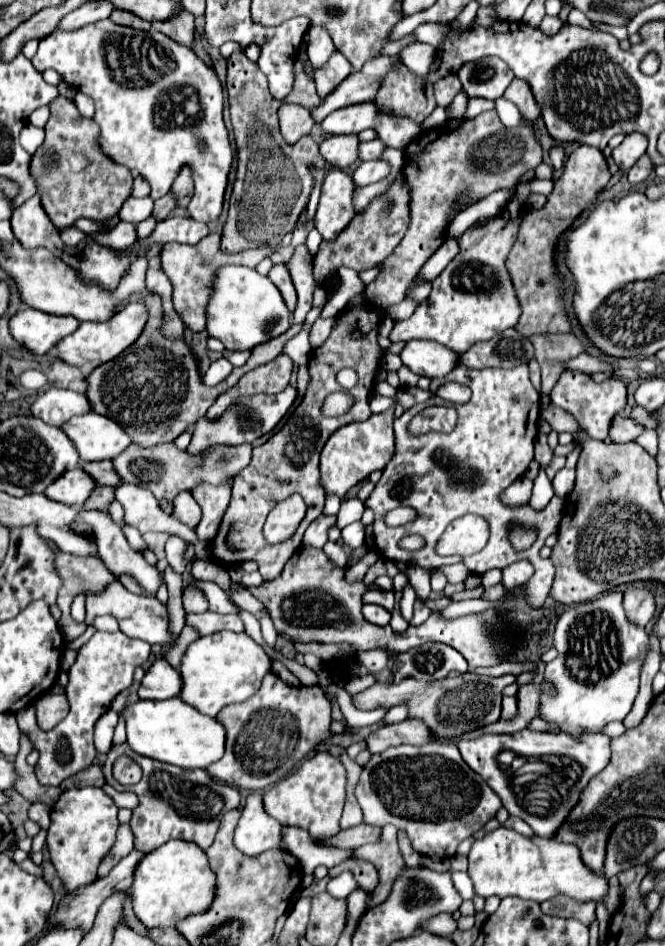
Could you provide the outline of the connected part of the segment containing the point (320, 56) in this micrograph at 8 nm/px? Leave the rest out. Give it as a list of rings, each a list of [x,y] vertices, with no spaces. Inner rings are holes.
[[[311,27],[309,29],[309,43],[307,43],[307,55],[313,63],[315,69],[323,67],[327,63],[327,59],[333,55],[335,47],[331,43],[331,37],[327,35],[327,31],[323,31],[321,27]]]

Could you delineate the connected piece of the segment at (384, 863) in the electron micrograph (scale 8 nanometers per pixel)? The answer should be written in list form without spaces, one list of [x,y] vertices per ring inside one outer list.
[[[388,824],[382,830],[383,841],[381,843],[361,846],[356,849],[354,854],[354,858],[371,861],[379,871],[379,885],[375,887],[373,893],[369,893],[367,907],[373,907],[373,905],[385,901],[385,897],[391,891],[393,879],[399,875],[401,867],[405,865],[405,861],[403,861],[403,857],[399,853],[397,829]]]

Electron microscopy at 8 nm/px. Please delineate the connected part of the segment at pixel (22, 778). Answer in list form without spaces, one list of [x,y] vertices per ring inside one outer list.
[[[21,733],[20,737],[20,749],[14,761],[15,769],[17,769],[17,774],[19,775],[19,783],[17,783],[17,791],[27,797],[31,803],[35,801],[45,801],[49,805],[55,803],[55,799],[59,799],[61,795],[61,789],[47,789],[43,787],[41,783],[37,783],[37,778],[34,772],[34,767],[28,765],[26,759],[27,755],[33,751],[33,743],[31,739]]]

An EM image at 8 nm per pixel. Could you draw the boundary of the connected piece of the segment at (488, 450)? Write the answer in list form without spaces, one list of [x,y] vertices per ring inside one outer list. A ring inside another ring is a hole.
[[[459,365],[451,375],[443,379],[433,379],[431,383],[463,383],[473,391],[471,399],[463,405],[453,405],[459,413],[457,427],[453,433],[427,433],[413,437],[405,431],[407,423],[413,415],[423,411],[429,405],[447,405],[441,397],[431,397],[425,403],[413,405],[407,409],[399,419],[395,419],[395,437],[397,449],[389,465],[383,469],[381,481],[375,485],[371,497],[367,499],[367,507],[375,511],[375,527],[373,527],[373,541],[379,549],[379,555],[389,561],[403,561],[415,563],[423,569],[439,569],[441,565],[449,563],[465,563],[467,569],[475,575],[481,575],[493,567],[503,569],[513,561],[529,561],[535,567],[535,575],[529,579],[527,597],[533,607],[541,607],[545,597],[551,591],[551,583],[555,577],[555,567],[551,559],[541,559],[539,551],[545,545],[549,535],[557,535],[561,519],[563,519],[563,499],[553,497],[547,507],[535,511],[531,505],[509,507],[501,501],[501,493],[525,475],[529,463],[533,461],[533,443],[537,435],[537,419],[533,419],[533,403],[539,403],[539,395],[529,381],[527,367],[515,369],[469,369]],[[395,507],[413,507],[417,517],[399,527],[387,527],[383,523],[383,515]],[[475,513],[481,515],[491,529],[491,537],[487,547],[481,553],[471,557],[439,557],[435,553],[435,543],[439,541],[441,533],[445,531],[453,519]],[[509,523],[523,523],[535,525],[539,529],[539,537],[529,551],[517,553],[507,541],[507,525]],[[407,535],[421,535],[425,539],[425,547],[417,551],[407,551],[399,547],[399,541]]]

